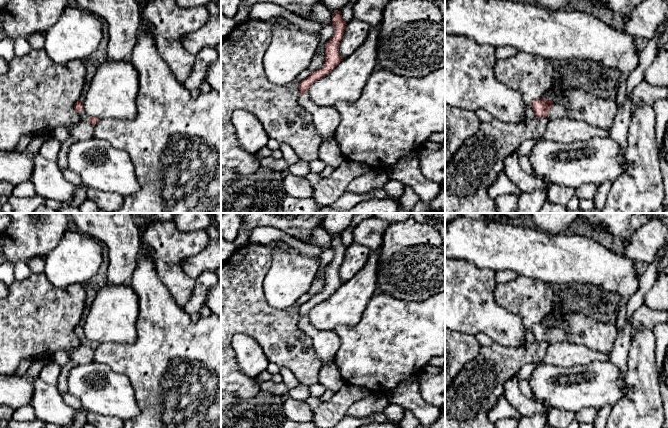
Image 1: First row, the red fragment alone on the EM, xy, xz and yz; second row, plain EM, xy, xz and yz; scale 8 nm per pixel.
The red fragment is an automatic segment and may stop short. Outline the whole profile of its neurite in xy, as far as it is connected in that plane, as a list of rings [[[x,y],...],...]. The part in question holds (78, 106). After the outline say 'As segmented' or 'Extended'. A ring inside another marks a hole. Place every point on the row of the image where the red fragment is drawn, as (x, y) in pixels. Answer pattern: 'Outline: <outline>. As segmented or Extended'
Outline: [[[78,100],[75,105],[74,105],[74,109],[75,111],[79,114],[81,120],[83,121],[87,121],[92,125],[96,125],[99,122],[99,119],[96,117],[90,117],[86,114],[85,110],[84,110],[84,105],[83,102],[81,102],[80,100]]]. Extended

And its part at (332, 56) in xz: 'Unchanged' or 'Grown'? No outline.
Grown

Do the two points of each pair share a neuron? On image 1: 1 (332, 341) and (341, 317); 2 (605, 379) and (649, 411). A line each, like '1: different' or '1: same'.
1: different
2: different

